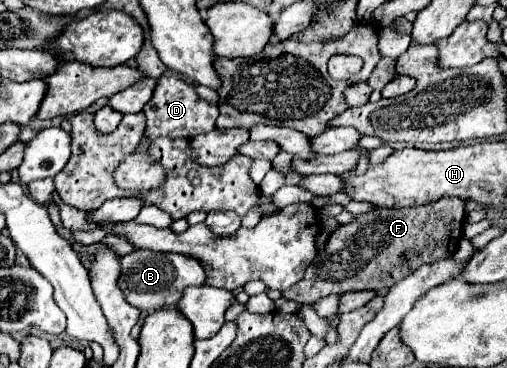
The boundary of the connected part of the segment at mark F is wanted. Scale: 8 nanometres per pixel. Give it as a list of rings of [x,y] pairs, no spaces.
[[[444,198],[436,200],[432,204],[416,206],[416,208],[380,208],[376,206],[368,214],[360,214],[354,218],[354,222],[340,226],[336,232],[330,234],[326,246],[322,252],[316,254],[312,264],[308,266],[304,280],[300,284],[288,288],[288,292],[282,292],[282,298],[294,300],[298,304],[314,304],[318,298],[324,298],[328,294],[340,294],[350,290],[382,290],[390,288],[392,284],[400,282],[404,276],[408,276],[412,270],[412,262],[404,262],[402,254],[408,250],[420,250],[422,252],[422,264],[430,264],[434,260],[442,260],[452,256],[456,252],[456,244],[462,238],[462,216],[464,216],[466,202],[460,198]]]

